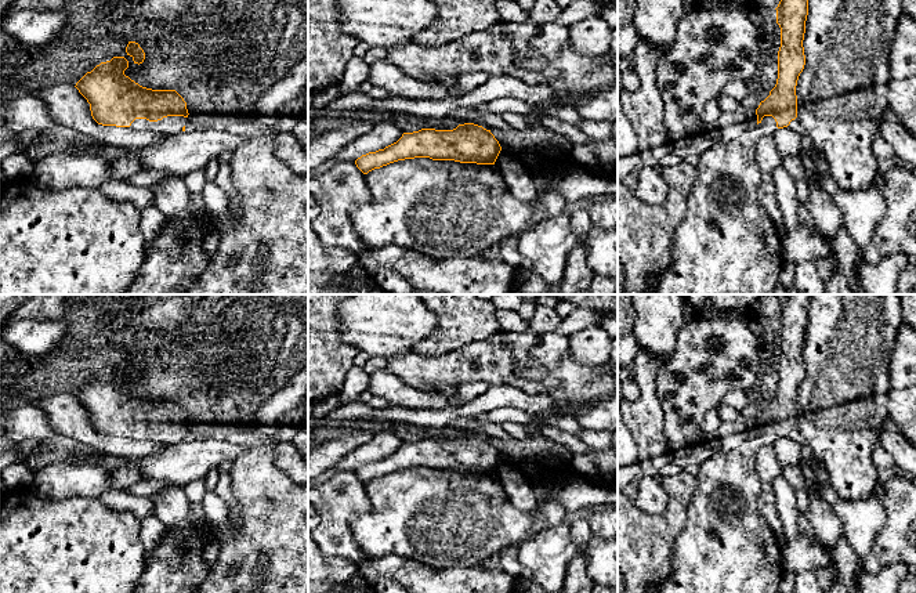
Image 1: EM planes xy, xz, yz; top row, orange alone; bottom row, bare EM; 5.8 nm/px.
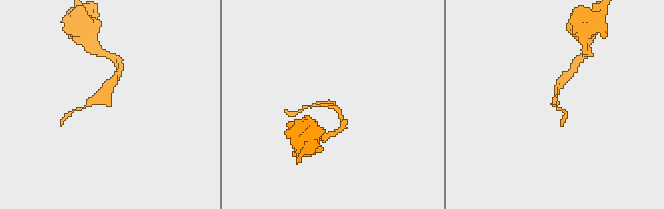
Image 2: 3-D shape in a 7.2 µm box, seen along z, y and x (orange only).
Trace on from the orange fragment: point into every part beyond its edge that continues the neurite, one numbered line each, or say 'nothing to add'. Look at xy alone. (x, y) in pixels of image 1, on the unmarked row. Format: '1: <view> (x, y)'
1: xy (172, 434)

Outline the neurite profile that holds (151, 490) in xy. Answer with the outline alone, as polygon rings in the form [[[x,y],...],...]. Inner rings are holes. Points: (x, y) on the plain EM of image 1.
[[[142,480],[134,485],[131,485],[127,491],[131,495],[138,495],[148,498],[149,500],[155,500],[169,485],[169,481],[146,481]]]

